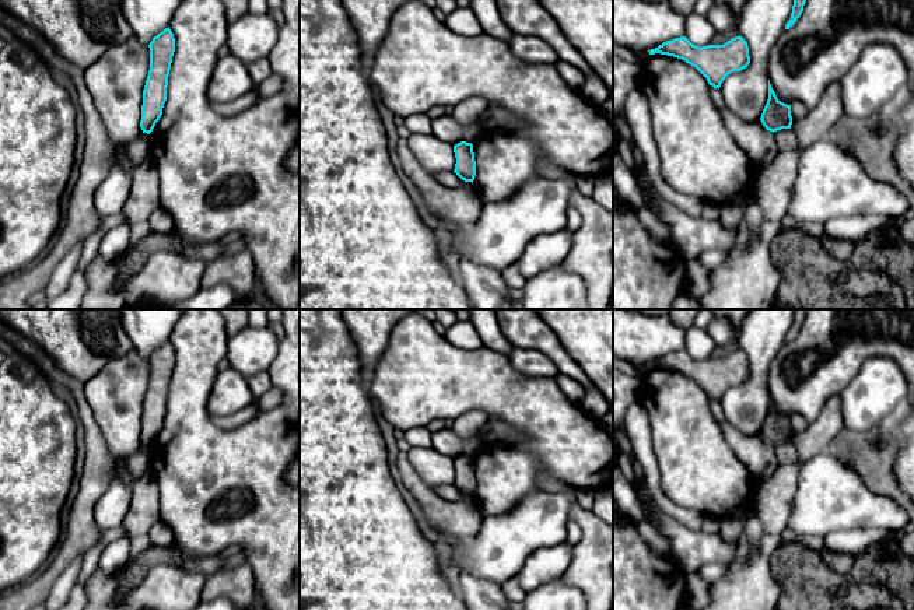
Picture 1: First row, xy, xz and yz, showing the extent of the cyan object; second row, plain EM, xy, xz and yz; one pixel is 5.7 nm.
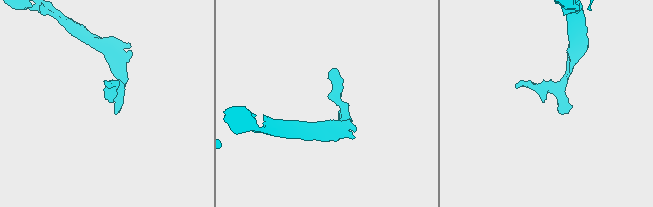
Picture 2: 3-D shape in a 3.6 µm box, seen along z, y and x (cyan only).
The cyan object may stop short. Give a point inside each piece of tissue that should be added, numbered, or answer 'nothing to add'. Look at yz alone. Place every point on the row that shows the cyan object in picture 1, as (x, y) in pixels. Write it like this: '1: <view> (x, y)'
nothing to add

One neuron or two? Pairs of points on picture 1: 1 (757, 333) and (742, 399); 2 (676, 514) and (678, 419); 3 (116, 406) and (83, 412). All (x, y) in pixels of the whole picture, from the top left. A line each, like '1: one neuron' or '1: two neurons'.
1: one neuron
2: two neurons
3: two neurons

